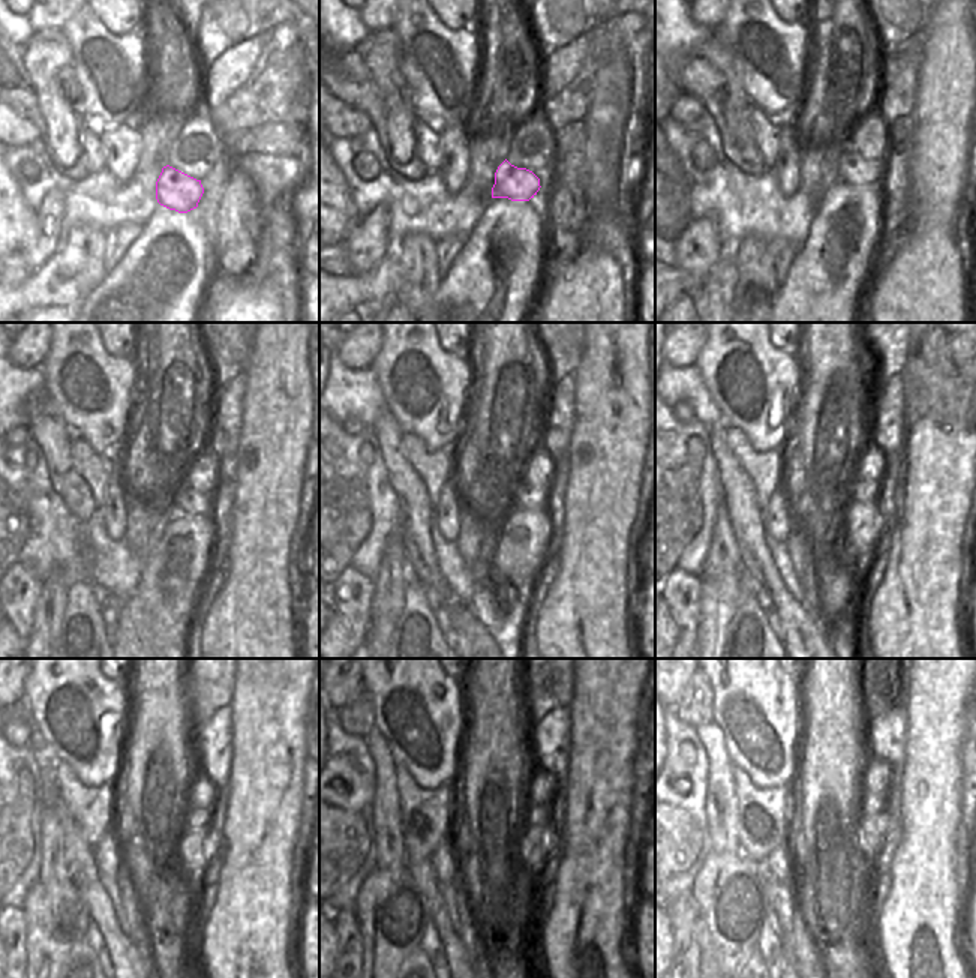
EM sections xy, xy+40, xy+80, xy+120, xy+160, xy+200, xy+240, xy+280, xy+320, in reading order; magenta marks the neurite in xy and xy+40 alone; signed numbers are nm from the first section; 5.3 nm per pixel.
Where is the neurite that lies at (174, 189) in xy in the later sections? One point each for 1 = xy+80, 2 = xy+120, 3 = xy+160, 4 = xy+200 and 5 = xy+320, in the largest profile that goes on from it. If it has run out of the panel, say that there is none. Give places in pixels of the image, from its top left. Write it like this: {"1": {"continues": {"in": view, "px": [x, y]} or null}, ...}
{"1": {"continues": {"in": "xy+80", "px": [853, 170]}}, "2": {"continues": {"in": "xy+120", "px": [188, 501]}}, "3": {"continues": {"in": "xy+160", "px": [526, 497]}}, "4": {"continues": {"in": "xy+200", "px": [859, 489]}}, "5": {"continues": {"in": "xy+320", "px": [868, 803]}}}

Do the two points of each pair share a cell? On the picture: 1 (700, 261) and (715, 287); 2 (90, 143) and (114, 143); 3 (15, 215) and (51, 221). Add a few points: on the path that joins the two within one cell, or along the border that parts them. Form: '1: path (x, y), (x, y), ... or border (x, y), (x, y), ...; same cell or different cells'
1: border (720, 258), (696, 288); different cells
2: border (98, 135), (102, 144), (105, 167); different cells
3: border (36, 210), (36, 231), (21, 251); different cells

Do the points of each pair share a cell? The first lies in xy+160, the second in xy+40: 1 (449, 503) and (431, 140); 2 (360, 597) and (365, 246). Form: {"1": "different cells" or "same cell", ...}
{"1": "different cells", "2": "same cell"}

